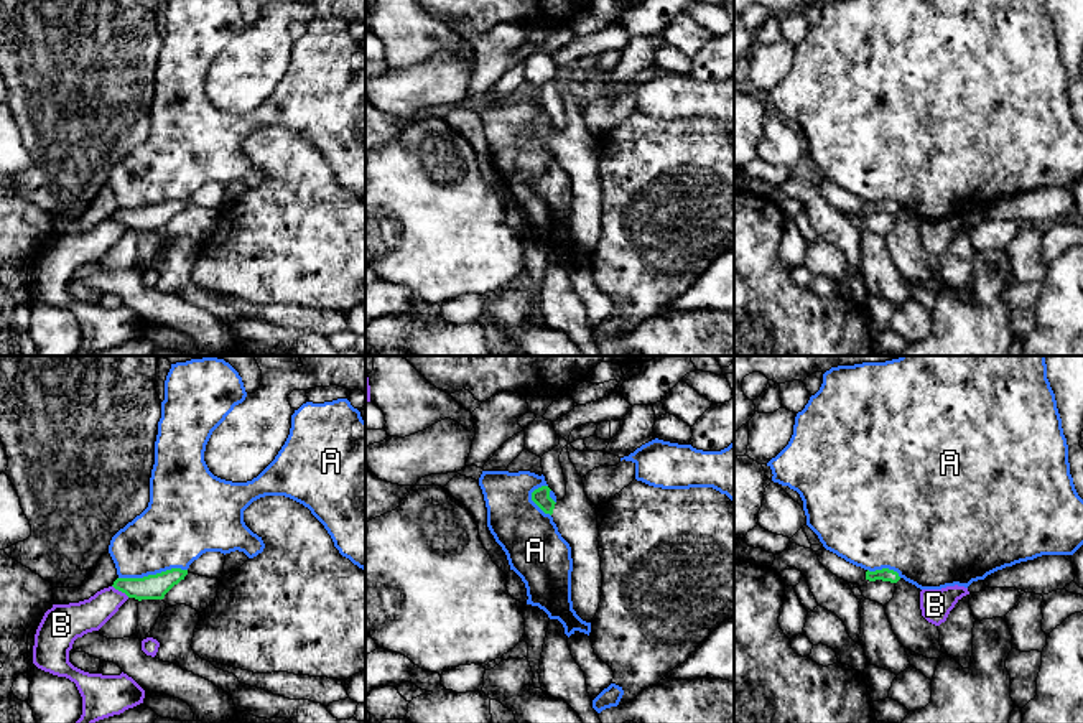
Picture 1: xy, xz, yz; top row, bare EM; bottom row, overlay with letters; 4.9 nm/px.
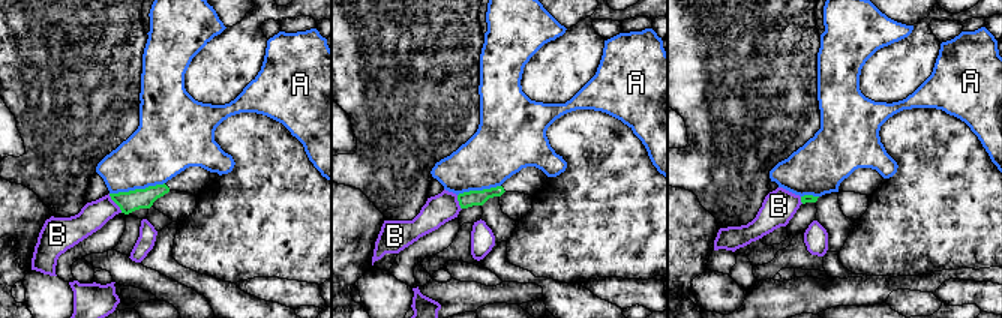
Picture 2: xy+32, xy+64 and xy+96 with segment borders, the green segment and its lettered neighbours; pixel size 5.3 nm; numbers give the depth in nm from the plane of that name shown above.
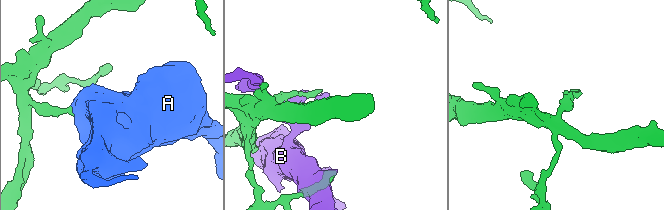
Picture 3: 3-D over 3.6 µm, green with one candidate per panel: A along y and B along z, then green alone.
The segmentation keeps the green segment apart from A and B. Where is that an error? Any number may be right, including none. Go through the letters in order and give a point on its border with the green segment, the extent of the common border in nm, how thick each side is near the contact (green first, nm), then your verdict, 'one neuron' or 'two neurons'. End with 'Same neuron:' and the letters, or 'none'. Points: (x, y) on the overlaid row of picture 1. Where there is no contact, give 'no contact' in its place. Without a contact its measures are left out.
A: contact xy (152, 575); length 340 nm; calibres 130 and 360 nm; two neurons
B: contact xy (120, 590); length 110 nm; calibres 130 and 160 nm; two neurons
Same neuron: none

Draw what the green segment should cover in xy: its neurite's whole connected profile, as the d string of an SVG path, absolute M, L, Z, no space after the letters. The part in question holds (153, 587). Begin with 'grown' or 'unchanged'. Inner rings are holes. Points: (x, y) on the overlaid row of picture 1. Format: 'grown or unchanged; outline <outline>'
unchanged; outline M171 568L143 578L117 578L112 586L138 601L163 599L165 595L181 580L184 580L186 575L188 570Z

